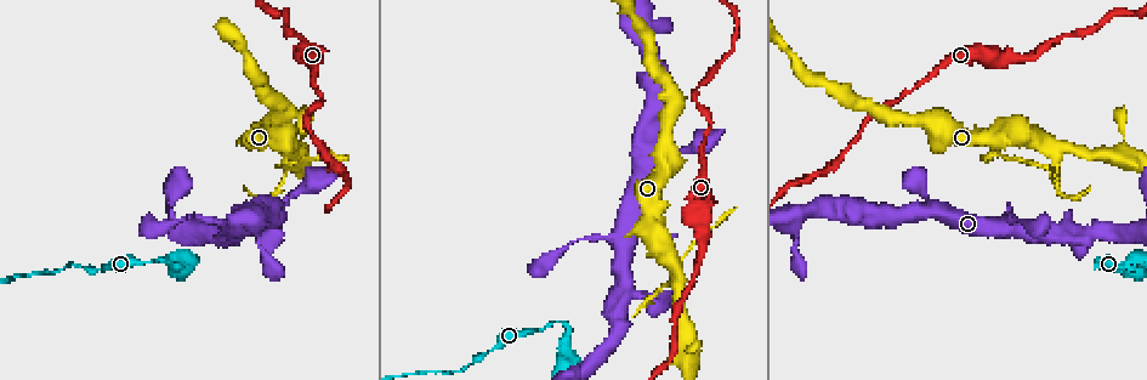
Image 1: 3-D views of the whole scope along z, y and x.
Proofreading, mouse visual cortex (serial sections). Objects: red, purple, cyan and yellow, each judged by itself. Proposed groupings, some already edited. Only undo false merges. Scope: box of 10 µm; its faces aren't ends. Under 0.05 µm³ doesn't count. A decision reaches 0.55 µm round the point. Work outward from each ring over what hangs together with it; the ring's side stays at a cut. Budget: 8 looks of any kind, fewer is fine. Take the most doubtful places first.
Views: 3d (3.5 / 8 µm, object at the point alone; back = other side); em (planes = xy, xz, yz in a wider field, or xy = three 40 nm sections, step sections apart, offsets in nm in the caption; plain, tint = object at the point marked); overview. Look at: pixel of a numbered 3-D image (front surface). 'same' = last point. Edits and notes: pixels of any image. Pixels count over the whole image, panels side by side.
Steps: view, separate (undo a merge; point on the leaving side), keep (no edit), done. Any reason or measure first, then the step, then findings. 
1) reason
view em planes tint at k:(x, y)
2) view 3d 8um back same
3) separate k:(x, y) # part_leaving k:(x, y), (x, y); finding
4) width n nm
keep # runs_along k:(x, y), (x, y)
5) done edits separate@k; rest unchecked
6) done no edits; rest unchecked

sudden change in width
view 3d 3.5um at 1:(1021, 56)

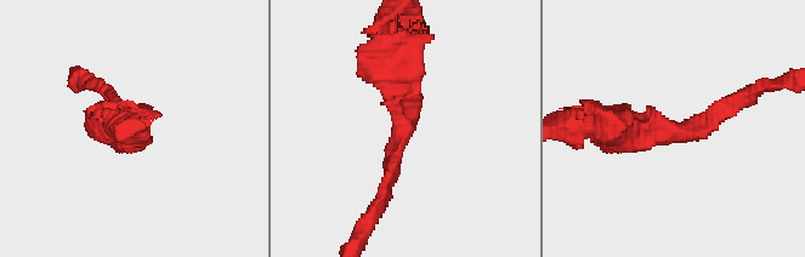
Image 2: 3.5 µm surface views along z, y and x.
arm_widths 200, 450 nm
view em xy step 5 tint at 2:(672, 135)

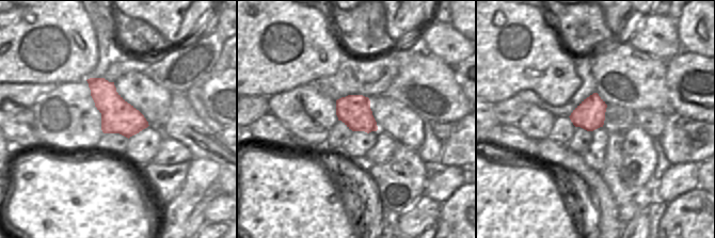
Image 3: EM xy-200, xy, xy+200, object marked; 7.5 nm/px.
keep # runs_along 2:(601, 125), (695, 132), (738, 100); continuous, no second cell

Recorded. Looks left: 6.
thin neck
view 3d 3.5um at 1:(1094, 265)

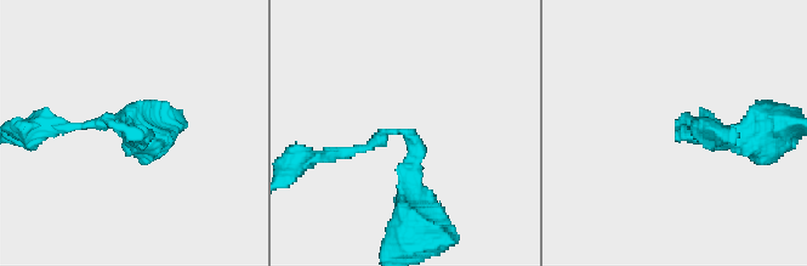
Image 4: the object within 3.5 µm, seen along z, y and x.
view em xy step 3 tint at 4:(123, 127)

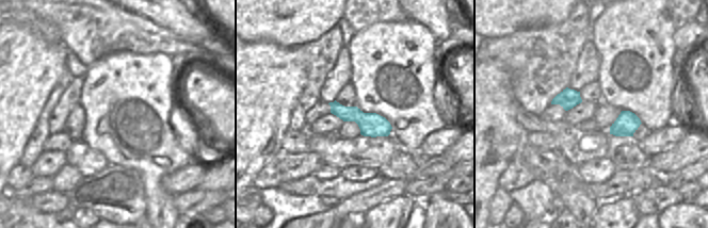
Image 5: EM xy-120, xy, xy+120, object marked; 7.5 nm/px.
width 180 nm
keep # runs_along 5:(333, 104), (387, 131); continuous, no second cell

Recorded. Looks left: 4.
calibre changes
view 3d 3.5um at 1:(1051, 152)

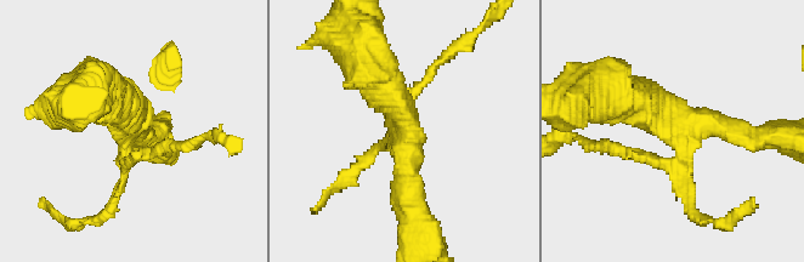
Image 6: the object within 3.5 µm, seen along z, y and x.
view em xy step 2 tint at 6:(677, 128)

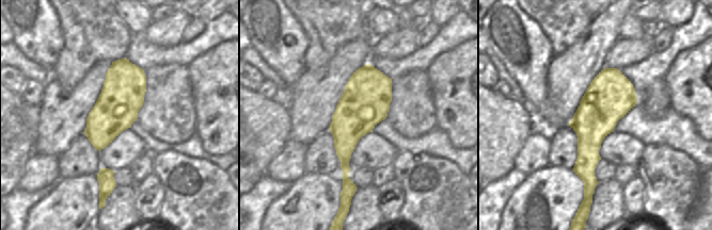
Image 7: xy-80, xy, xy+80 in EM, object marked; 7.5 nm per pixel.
keep # all the same cell

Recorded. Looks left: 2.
done no edits; rest unchecked

